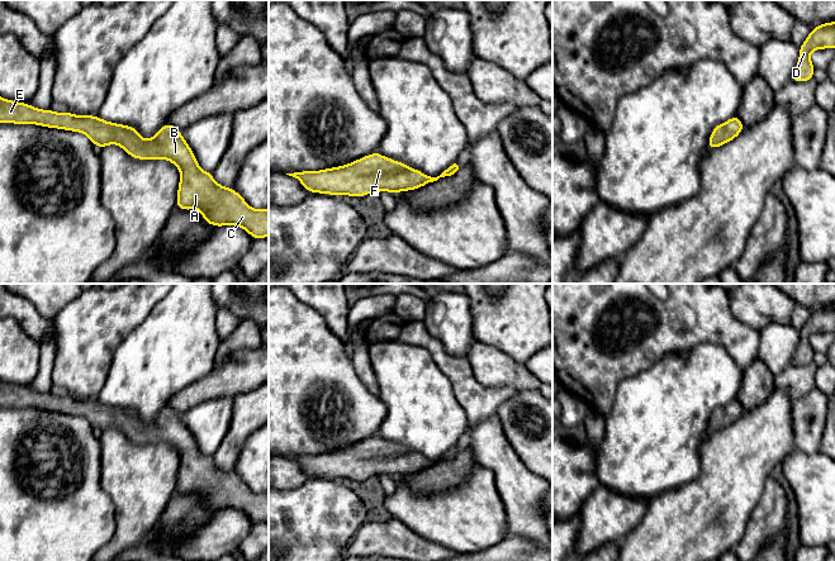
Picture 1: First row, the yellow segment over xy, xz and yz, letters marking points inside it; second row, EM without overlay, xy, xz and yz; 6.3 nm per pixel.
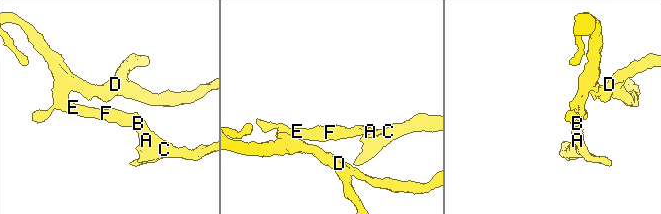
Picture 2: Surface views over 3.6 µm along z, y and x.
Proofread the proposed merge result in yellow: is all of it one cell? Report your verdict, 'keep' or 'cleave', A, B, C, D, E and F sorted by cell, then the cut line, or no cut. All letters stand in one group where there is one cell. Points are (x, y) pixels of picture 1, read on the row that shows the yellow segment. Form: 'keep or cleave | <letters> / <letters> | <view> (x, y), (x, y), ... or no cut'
keep | A B C D E F | no cut

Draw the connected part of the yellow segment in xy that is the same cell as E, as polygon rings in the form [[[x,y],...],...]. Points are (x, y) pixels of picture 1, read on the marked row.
[[[0,98],[0,123],[79,132],[87,136],[92,146],[104,148],[114,143],[136,160],[167,160],[180,171],[179,209],[198,209],[208,224],[237,225],[253,239],[269,237],[269,209],[253,209],[234,189],[217,184],[212,172],[200,168],[181,130],[171,123],[161,127],[153,138],[143,139],[132,125],[103,120],[98,115],[43,110],[4,98]]]

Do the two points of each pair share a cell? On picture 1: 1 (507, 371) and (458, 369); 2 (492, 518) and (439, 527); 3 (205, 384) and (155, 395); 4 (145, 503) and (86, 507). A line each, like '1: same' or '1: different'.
1: different
2: same
3: different
4: different

